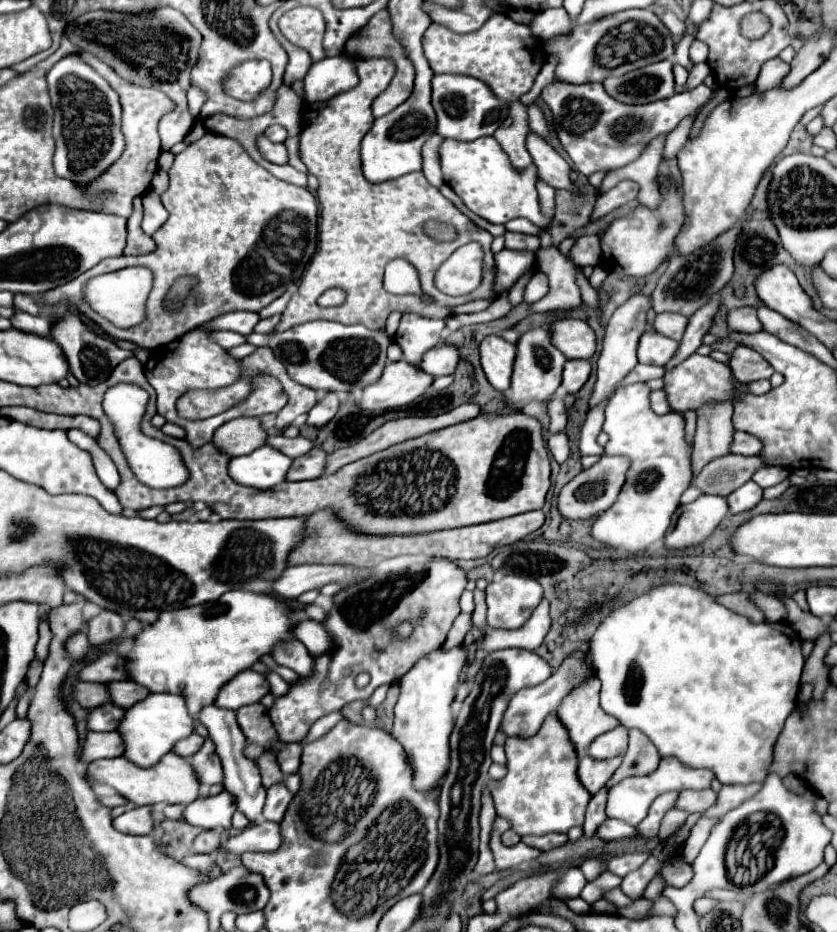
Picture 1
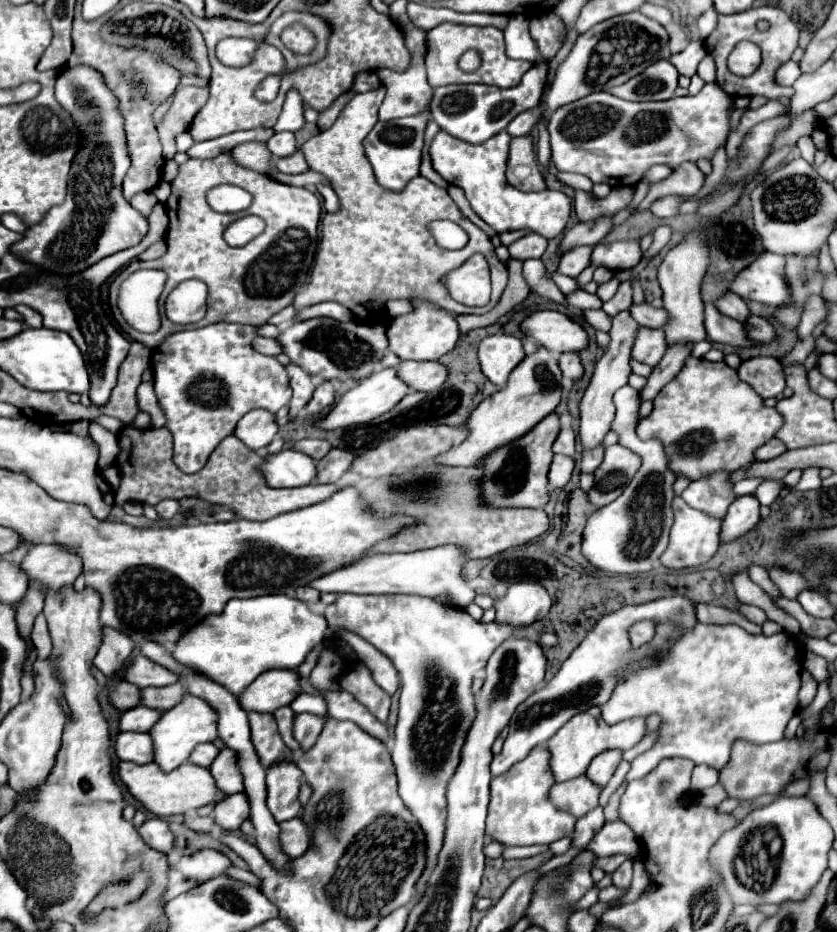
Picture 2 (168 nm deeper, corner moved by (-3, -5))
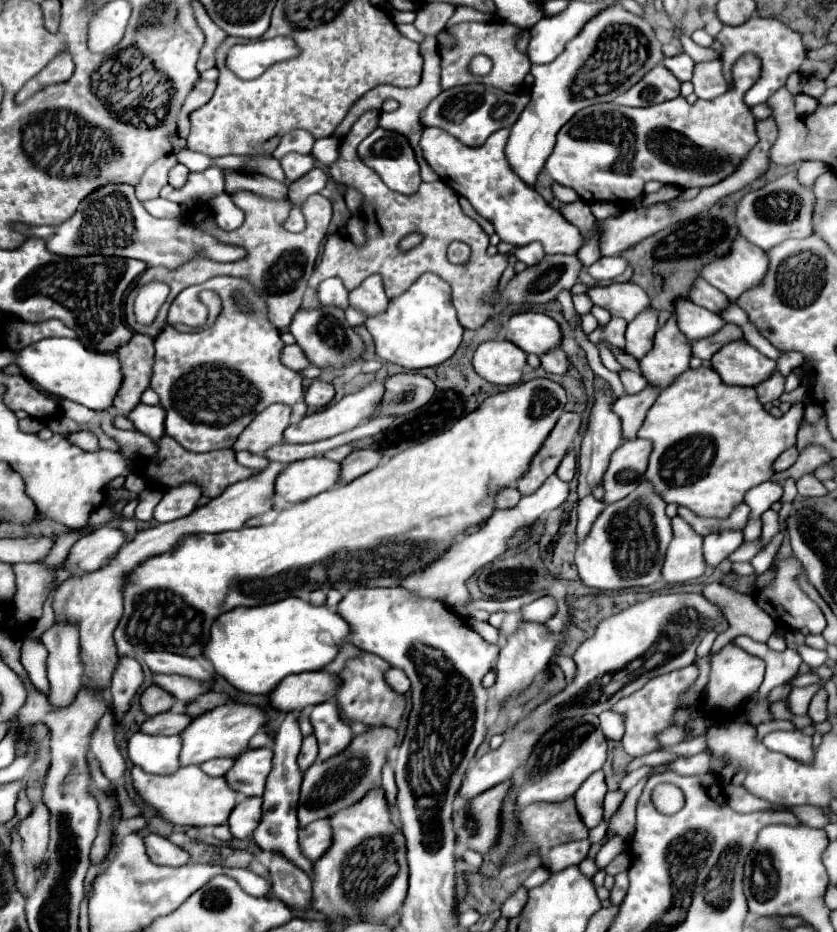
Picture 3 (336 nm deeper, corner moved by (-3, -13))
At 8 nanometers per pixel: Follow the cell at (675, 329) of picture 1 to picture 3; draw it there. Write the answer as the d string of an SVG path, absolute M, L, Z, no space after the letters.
M612 282L608 286L596 286L588 292L588 296L596 306L606 308L612 316L620 316L626 322L632 322L650 306L648 294L632 282Z

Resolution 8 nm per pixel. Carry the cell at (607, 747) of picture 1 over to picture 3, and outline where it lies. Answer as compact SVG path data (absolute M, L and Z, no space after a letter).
M594 772L576 792L576 808L588 828L594 828L604 814L604 796L608 788L604 782L604 772Z

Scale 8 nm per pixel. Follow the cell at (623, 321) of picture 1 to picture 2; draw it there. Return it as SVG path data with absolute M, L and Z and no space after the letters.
M624 310L618 316L612 318L612 330L610 330L610 346L604 352L604 356L598 360L594 376L584 392L582 404L580 404L580 442L584 450L594 450L598 446L602 446L604 436L610 432L610 424L614 420L614 402L612 396L618 388L622 388L624 384L628 384L628 376L632 372L630 368L630 350L634 344L634 336L636 336L638 324L636 320L632 320L630 312Z

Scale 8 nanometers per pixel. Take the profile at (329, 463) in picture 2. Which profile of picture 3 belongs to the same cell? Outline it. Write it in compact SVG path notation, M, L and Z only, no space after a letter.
M354 450L352 454L348 454L344 458L344 462L340 462L342 470L340 470L340 484L348 484L352 480L356 480L358 476L374 470L380 464L382 456L376 450Z

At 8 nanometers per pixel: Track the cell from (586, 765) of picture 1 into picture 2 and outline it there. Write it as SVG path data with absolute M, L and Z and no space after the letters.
M578 776L576 780L568 780L564 784L554 784L550 788L550 802L564 812L570 812L574 818L588 814L592 808L598 806L600 788L588 782L586 776Z

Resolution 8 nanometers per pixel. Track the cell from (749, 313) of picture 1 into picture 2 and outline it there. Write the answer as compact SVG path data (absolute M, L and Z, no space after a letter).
M724 292L724 296L720 300L716 300L716 308L722 314L726 314L734 320L740 320L740 322L744 322L750 316L750 310L748 310L746 302L740 296L736 296L734 292Z

